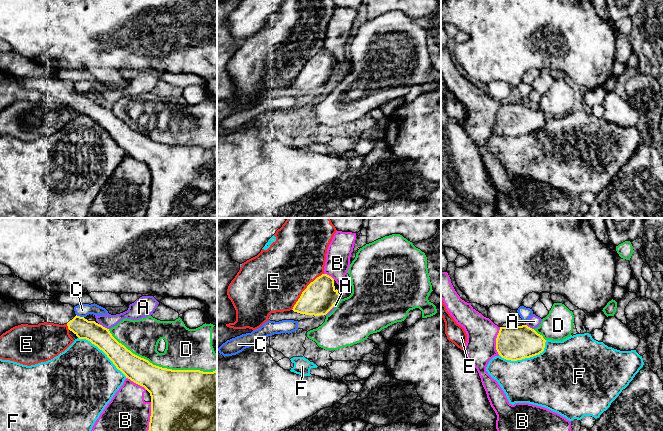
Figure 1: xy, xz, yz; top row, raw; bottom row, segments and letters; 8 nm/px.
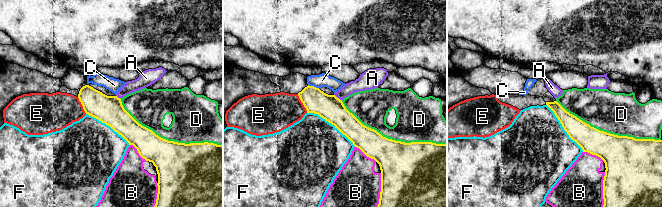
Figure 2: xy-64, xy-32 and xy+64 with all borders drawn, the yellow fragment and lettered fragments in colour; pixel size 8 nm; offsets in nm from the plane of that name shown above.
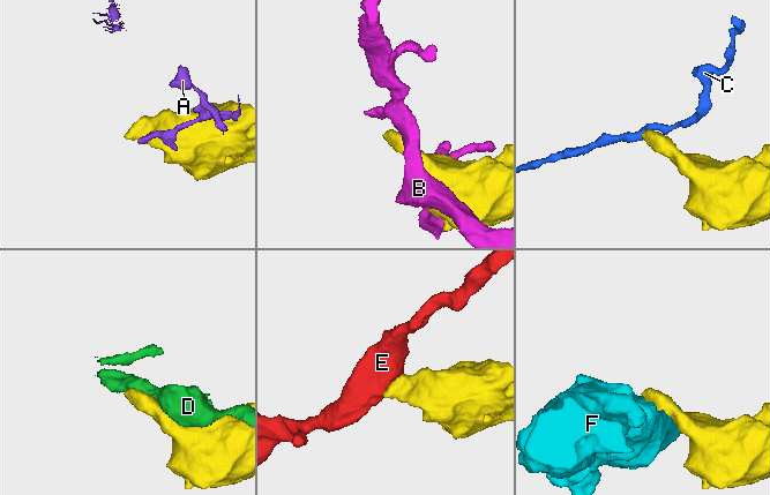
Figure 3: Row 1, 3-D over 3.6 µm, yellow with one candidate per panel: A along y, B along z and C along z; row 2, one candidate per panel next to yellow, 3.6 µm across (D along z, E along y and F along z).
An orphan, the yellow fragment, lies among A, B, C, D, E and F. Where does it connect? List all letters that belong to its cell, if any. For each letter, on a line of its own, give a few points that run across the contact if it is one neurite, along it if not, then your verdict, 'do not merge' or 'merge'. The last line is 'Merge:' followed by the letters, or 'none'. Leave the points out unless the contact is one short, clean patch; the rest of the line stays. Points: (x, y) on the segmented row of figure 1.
A: line xy (99, 323), (108, 329); do not merge
B: do not merge
C: line xy (76, 314), (83, 317); do not merge
D: do not merge
E: line xz (323, 273), (307, 286), (291, 309); do not merge
F: do not merge
Merge: none

